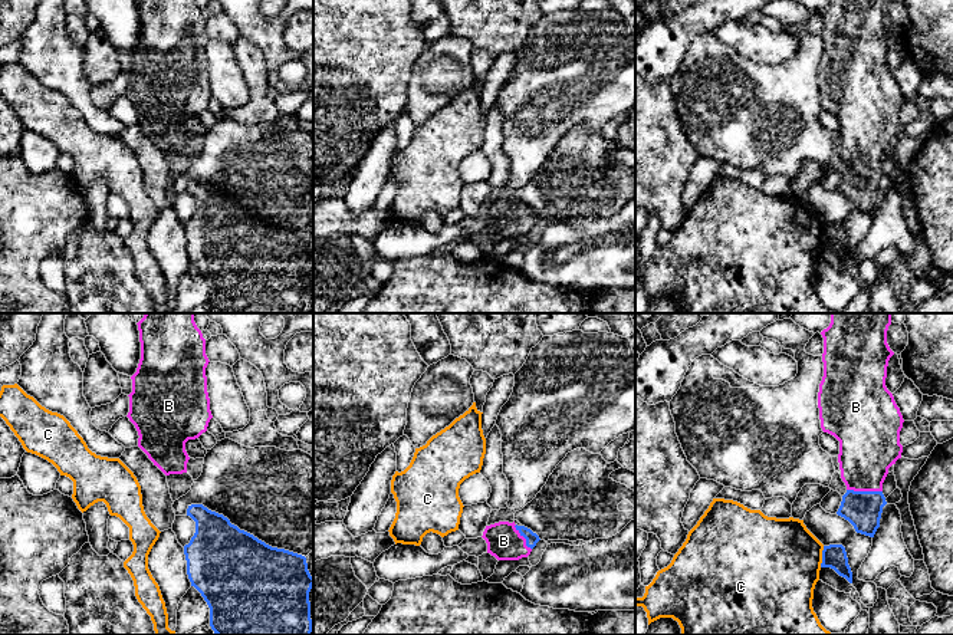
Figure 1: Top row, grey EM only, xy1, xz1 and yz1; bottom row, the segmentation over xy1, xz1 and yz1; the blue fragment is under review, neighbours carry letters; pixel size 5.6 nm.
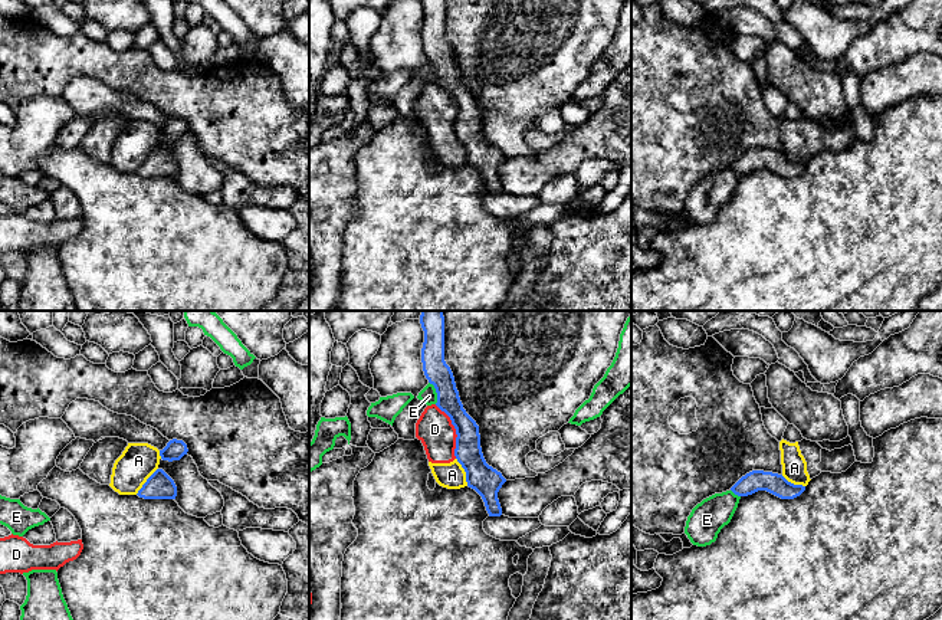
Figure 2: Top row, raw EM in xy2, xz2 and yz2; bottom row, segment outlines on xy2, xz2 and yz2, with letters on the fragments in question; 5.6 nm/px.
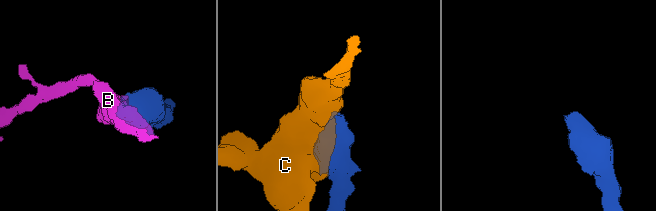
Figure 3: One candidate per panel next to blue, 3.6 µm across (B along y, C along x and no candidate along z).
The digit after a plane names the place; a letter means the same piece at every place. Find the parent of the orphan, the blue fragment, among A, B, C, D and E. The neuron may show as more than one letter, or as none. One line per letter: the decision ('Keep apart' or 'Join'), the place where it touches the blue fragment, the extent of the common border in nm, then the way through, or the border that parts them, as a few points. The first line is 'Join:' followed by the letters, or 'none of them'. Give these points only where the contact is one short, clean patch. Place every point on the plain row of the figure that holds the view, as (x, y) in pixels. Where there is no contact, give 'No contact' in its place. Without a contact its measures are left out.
Join: B
A: Keep apart. Touches blue at xz2 (465, 148). Shared border 170 nm. Boundary: xz2 (456, 135), (465, 150), (468, 163)
B: Join. Touches blue at yz1 (864, 170). Shared border 200 nm. Path across: yz1 (863, 187), (864, 170), (864, 138), (868, 125)
C: Keep apart. Touches blue at yz1 (822, 234). Shared border 120 nm. Boundary: yz1 (824, 224), (820, 244)
D: Keep apart. Touches blue at xz2 (456, 108). Shared border 320 nm
E: Keep apart. Touches blue at xz2 (436, 69). Shared border 130 nm. Boundary: xz2 (429, 59), (435, 66), (436, 81)

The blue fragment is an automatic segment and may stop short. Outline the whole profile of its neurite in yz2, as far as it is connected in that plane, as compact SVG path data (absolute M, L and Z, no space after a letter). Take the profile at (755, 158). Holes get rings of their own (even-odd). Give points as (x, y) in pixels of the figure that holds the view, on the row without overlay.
M752 148L742 154L731 168L738 174L748 174L758 168L767 168L781 177L794 177L805 168L805 164L794 163L778 151Z

